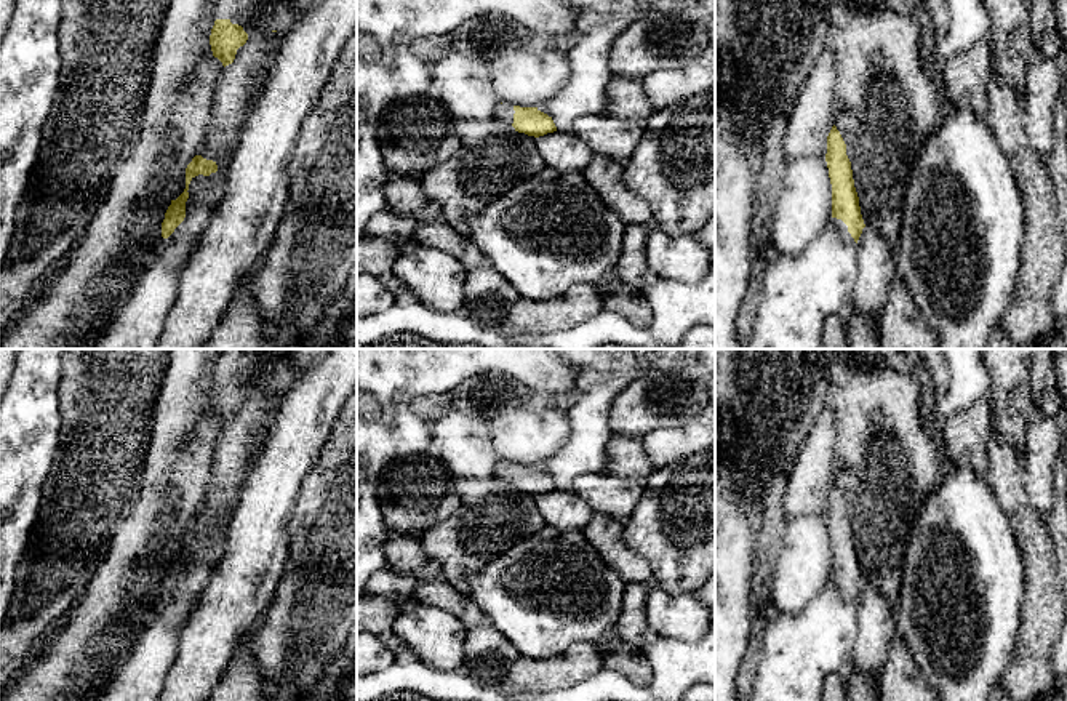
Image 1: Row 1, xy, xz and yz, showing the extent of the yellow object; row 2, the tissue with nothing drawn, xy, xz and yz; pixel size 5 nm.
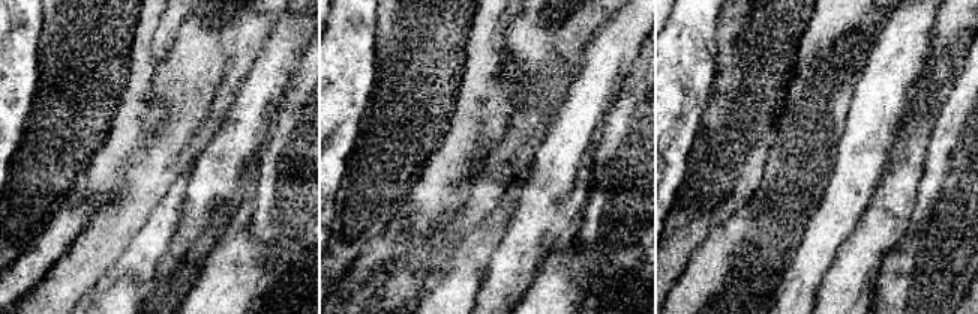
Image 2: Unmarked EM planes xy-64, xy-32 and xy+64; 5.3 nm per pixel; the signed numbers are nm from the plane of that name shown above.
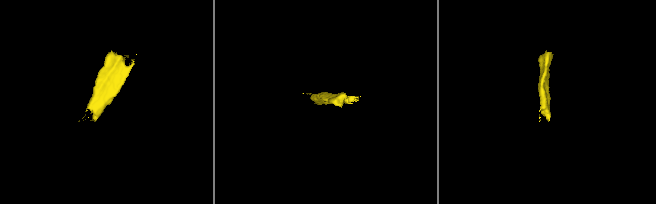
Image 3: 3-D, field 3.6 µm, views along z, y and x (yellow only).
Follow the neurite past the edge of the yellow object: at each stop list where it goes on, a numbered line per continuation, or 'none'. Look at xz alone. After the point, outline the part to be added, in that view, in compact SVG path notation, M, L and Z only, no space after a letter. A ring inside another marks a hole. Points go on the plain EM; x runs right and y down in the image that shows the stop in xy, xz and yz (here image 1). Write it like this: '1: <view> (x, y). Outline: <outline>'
1: xz (504, 469). Outline: M502 461L494 467L493 477L504 479L504 480L512 483L514 482L514 472L515 472L514 464Z

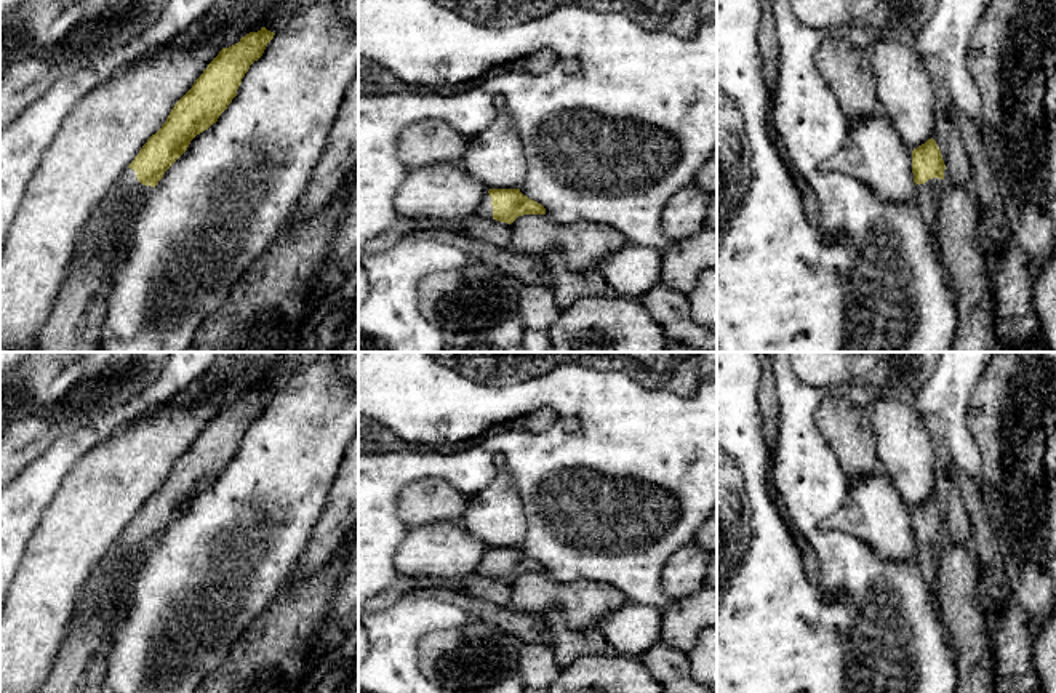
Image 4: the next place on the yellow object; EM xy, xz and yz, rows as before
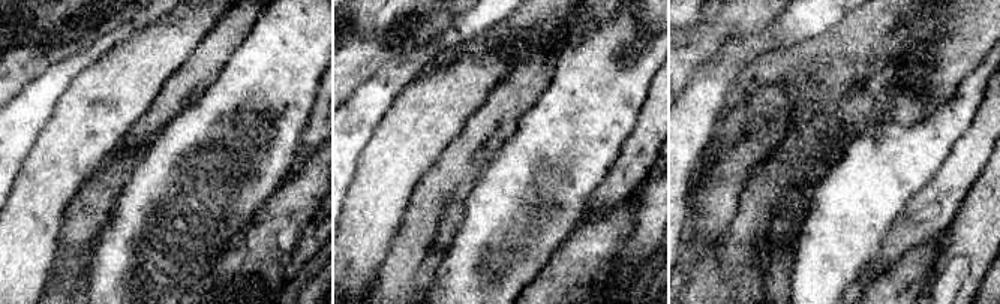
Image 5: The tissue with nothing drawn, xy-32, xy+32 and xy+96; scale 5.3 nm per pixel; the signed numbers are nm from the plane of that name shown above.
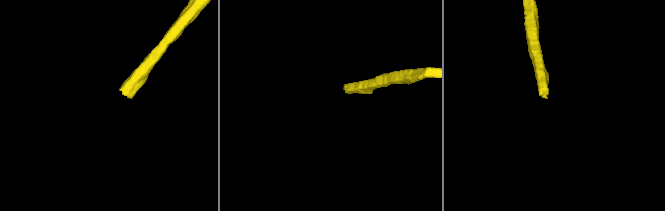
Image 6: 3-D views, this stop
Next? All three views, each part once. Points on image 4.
1: xy (79, 666). Outline: M122 530L115 546L90 573L66 637L40 693L99 693L117 619L131 603L131 586L152 546L138 539L136 530Z

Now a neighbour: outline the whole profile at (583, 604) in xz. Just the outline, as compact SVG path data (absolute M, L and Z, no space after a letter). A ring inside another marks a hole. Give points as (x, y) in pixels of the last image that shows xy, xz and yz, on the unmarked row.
M523 573L512 583L512 599L507 603L515 610L526 610L531 613L546 615L558 611L573 629L595 627L598 621L627 603L627 597L613 584L602 581L571 581L560 583L547 573Z

